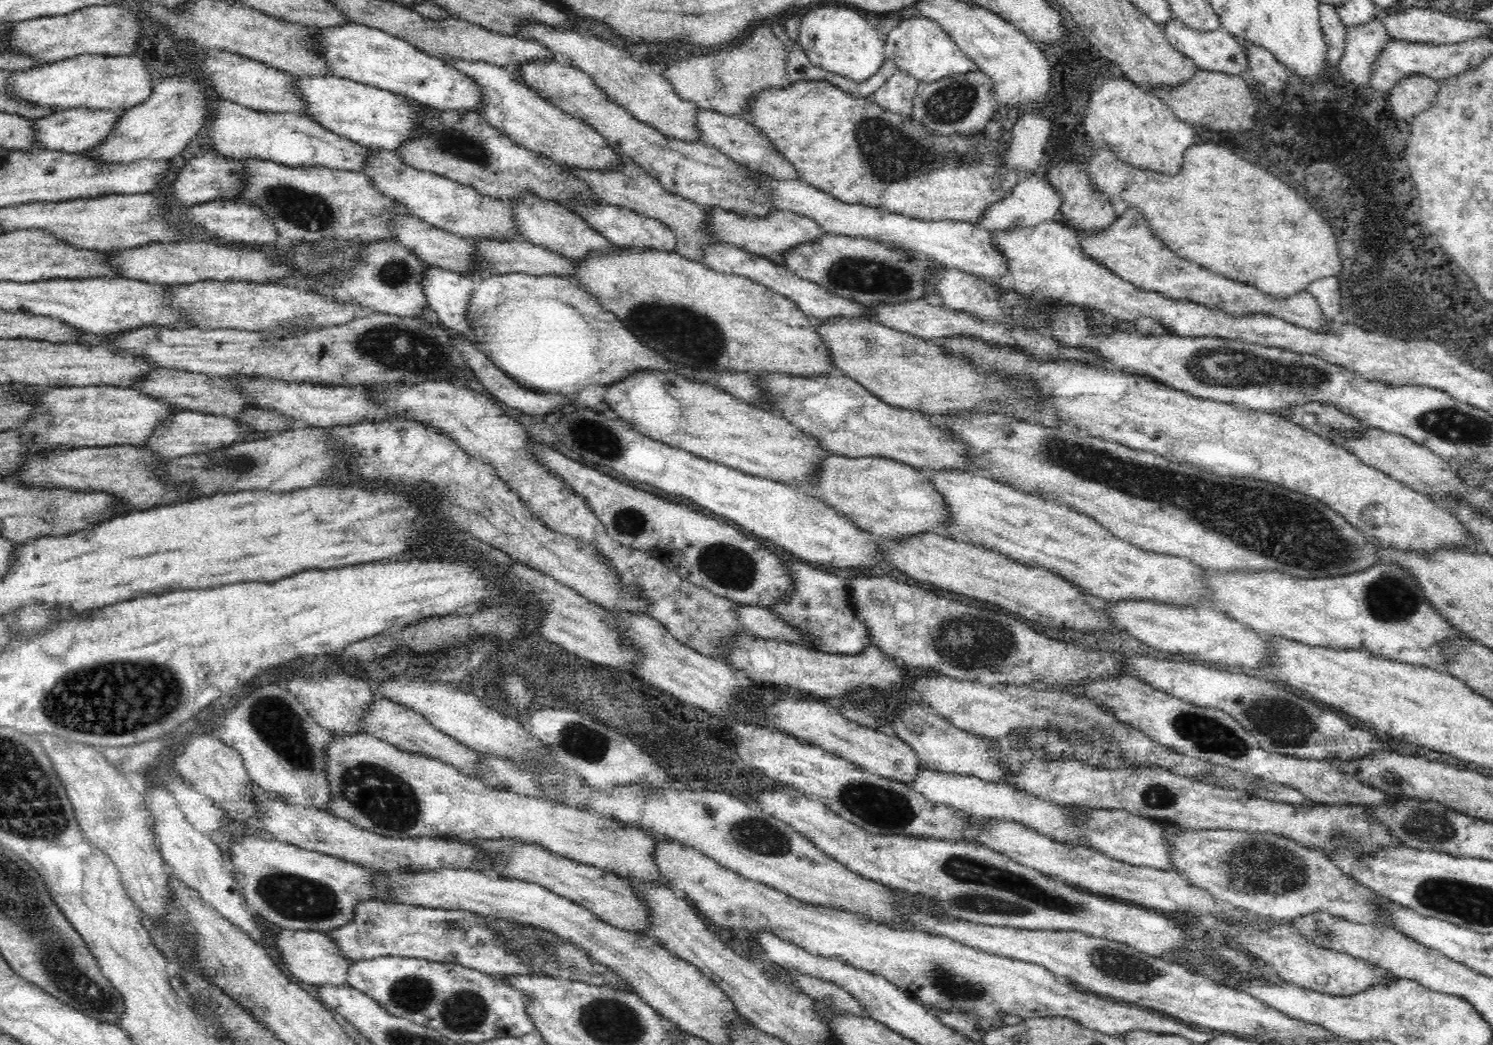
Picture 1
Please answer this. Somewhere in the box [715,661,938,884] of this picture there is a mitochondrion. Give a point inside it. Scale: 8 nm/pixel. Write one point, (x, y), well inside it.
(880, 806)

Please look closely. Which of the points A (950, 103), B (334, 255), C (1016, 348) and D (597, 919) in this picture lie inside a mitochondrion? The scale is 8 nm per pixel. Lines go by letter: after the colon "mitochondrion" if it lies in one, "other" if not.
A: mitochondrion
B: mitochondrion
C: other
D: other

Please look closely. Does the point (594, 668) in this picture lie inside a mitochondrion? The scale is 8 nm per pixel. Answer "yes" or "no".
no

